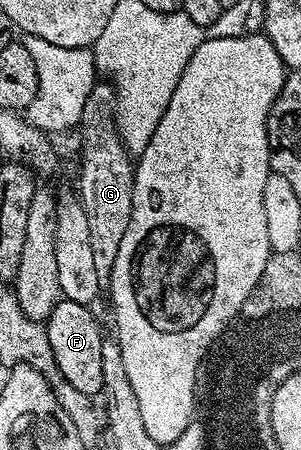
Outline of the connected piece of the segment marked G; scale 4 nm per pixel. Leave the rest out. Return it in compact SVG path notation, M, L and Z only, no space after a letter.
M107 81L96 82L89 97L85 97L85 109L77 128L79 139L83 142L83 152L79 155L77 194L85 209L85 217L89 217L93 262L97 281L103 289L110 288L113 261L117 261L117 249L121 249L125 229L129 229L135 184L132 156L127 154L119 130L115 128L115 105L115 88Z

